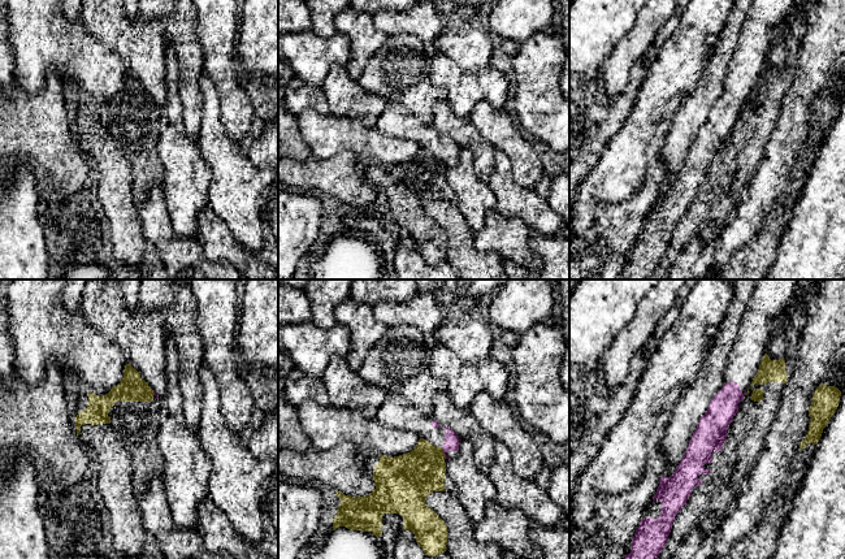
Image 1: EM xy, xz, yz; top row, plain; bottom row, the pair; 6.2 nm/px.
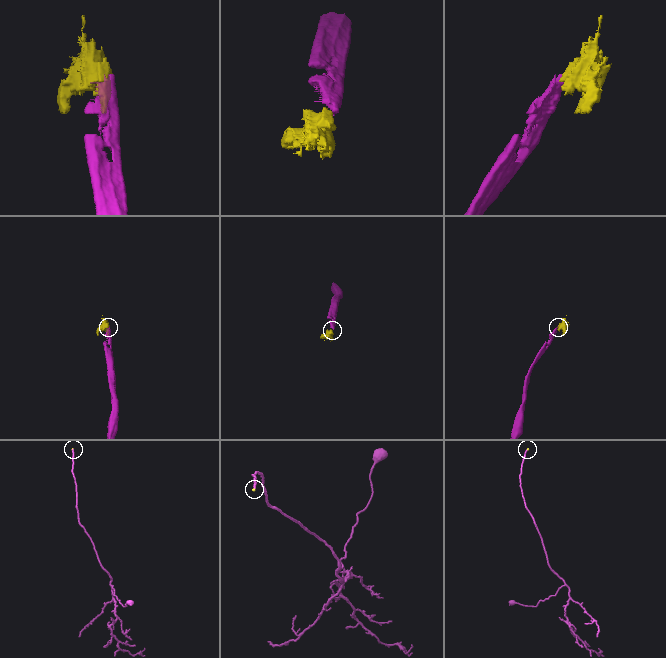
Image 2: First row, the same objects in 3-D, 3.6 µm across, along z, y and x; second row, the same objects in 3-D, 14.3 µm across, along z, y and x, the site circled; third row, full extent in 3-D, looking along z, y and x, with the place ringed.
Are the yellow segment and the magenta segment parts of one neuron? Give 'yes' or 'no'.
no

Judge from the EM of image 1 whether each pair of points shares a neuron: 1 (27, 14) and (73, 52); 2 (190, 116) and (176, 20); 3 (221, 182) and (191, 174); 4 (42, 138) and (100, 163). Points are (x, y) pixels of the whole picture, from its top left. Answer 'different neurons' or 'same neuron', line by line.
1: same neuron
2: same neuron
3: different neurons
4: different neurons

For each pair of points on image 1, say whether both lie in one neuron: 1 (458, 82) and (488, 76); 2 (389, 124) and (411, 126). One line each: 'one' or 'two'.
1: one
2: one

